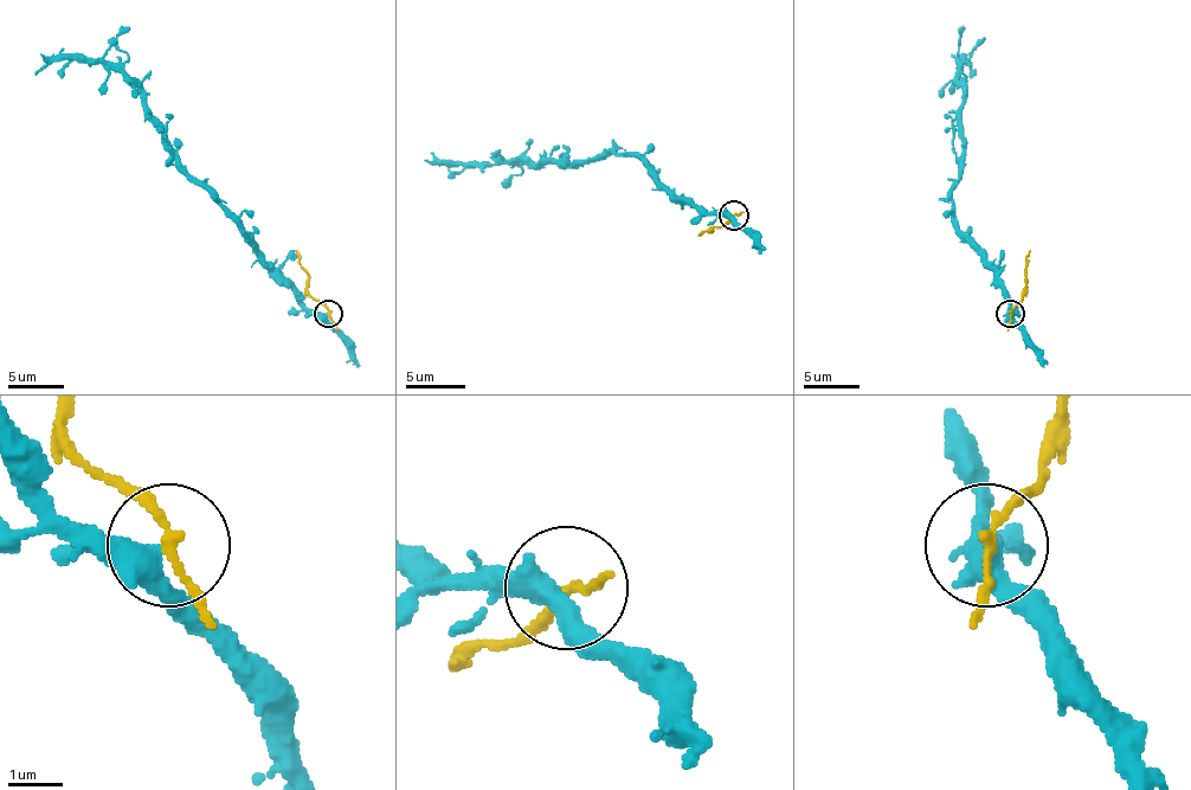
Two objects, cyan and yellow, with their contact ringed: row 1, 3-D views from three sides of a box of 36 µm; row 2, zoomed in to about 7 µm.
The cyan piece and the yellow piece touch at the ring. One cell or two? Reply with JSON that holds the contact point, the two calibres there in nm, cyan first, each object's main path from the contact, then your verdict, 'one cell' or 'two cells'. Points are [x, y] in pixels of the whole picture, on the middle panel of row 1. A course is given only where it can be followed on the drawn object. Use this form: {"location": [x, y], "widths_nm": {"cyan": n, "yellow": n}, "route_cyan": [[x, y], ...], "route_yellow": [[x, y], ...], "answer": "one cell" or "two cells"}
{"location": [733, 214], "widths_nm": {"cyan": 320, "yellow": 140}, "route_cyan": [[732, 217], [718, 217], [686, 205], [632, 155], [603, 152], [575, 164], [425, 161]], "route_yellow": [[732, 213], [712, 231], [697, 235]], "answer": "two cells"}

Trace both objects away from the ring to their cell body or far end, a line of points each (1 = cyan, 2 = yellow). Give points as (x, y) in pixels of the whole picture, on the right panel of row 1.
1: (1012, 313), (1002, 282), (953, 217), (951, 190), (961, 161), (961, 60), (959, 74)
2: (1010, 313), (1024, 293), (1029, 251)

